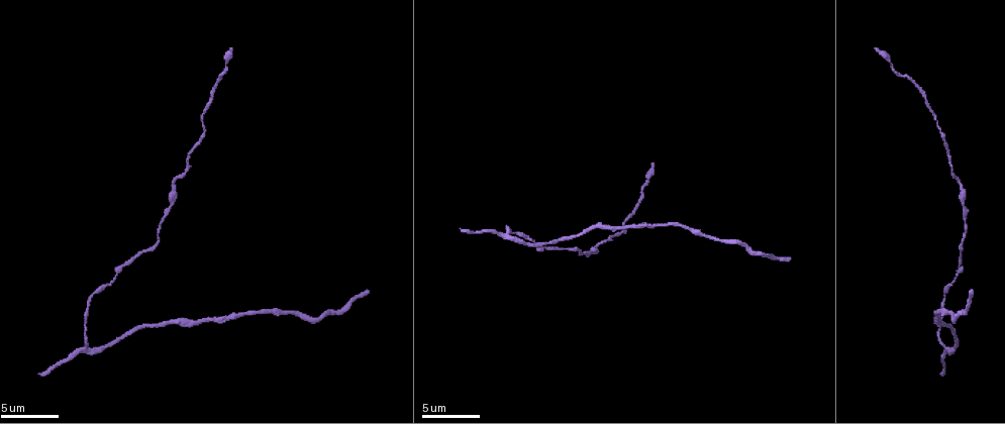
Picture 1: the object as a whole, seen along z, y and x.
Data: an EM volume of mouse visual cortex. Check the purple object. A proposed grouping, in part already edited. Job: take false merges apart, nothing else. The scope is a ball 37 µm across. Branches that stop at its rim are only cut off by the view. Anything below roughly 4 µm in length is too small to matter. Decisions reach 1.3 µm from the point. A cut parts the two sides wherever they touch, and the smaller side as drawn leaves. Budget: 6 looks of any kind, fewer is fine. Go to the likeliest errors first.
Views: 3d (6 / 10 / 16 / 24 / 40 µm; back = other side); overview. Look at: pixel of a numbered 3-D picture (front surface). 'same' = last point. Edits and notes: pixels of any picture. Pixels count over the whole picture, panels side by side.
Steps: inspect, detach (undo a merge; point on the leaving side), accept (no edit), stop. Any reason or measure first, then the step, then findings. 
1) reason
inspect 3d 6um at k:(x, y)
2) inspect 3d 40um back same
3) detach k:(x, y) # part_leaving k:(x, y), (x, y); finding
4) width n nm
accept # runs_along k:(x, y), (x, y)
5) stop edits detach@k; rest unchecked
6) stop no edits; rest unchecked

arms part here
inspect 3d 6um at 1:(86, 344)

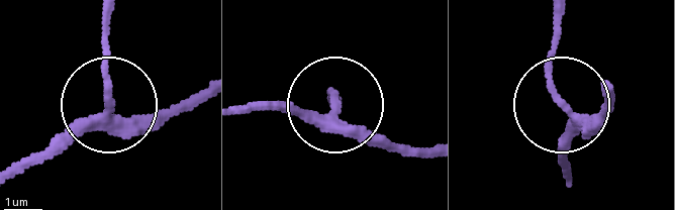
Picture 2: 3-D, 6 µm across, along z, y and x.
arms 3
accept # one cell here

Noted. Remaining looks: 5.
calibre changes
inspect 3d 10um at 1:(172, 181)

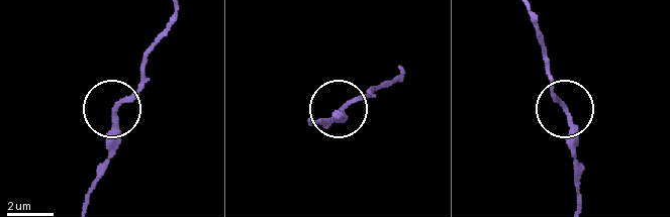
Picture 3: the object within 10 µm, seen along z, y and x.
width 230 nm
accept # runs_along 3:(85, 205), (110, 146), (112, 108), (149, 79); continuous, no second cell

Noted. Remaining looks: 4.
sudden change in width
inspect 3d 10um at 1:(929, 104)

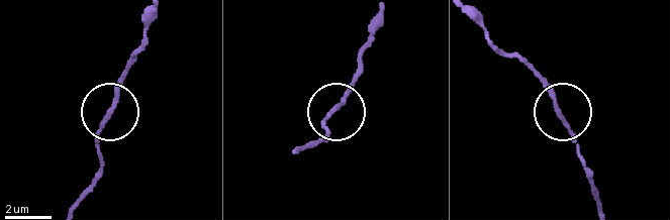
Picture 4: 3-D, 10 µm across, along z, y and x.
inspect 3d 6um at 4:(338, 106)

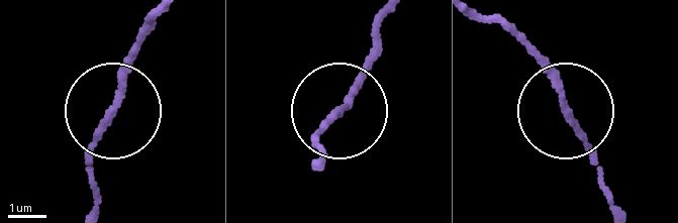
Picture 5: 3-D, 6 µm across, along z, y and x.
accept # all the same cell

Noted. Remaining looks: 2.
stop no edits; rest unchecked

